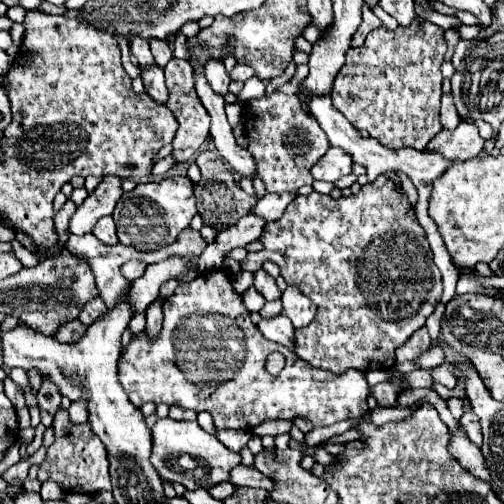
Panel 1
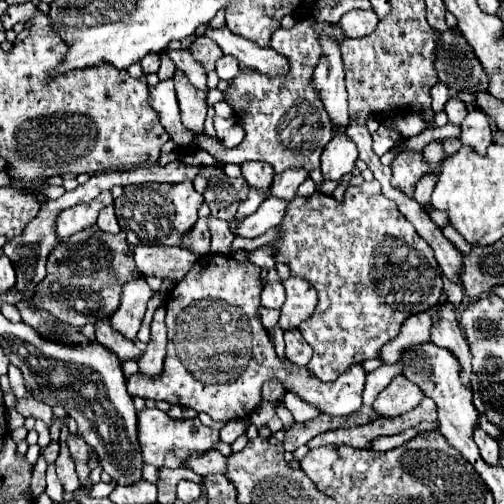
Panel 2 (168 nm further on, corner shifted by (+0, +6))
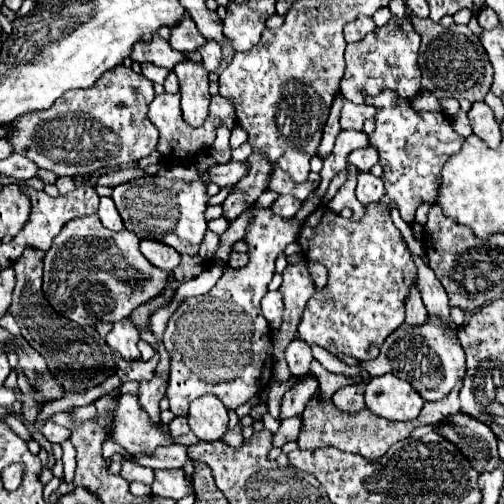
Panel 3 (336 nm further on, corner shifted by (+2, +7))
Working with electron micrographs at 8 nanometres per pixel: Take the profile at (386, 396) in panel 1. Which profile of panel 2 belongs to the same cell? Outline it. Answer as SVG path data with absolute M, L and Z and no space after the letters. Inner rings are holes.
M398 375L376 397L372 407L382 417L396 417L406 411L412 411L422 399L424 399L424 393L420 393L420 389L416 389L416 385L412 385L412 381L408 381L404 375Z

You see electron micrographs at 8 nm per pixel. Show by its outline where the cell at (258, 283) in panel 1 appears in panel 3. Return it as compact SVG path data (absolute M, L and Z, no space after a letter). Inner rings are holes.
M268 292L262 298L262 312L272 330L278 330L278 326L282 326L282 296L280 296L280 292Z

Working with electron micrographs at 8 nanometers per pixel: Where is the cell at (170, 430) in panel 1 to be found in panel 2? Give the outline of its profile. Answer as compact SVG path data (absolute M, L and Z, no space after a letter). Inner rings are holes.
M142 409L138 411L138 441L142 447L142 457L146 463L154 465L154 467L184 467L188 463L188 459L196 453L206 453L210 449L216 447L218 433L206 425L200 423L200 419L172 419L168 413L160 411L160 409Z

